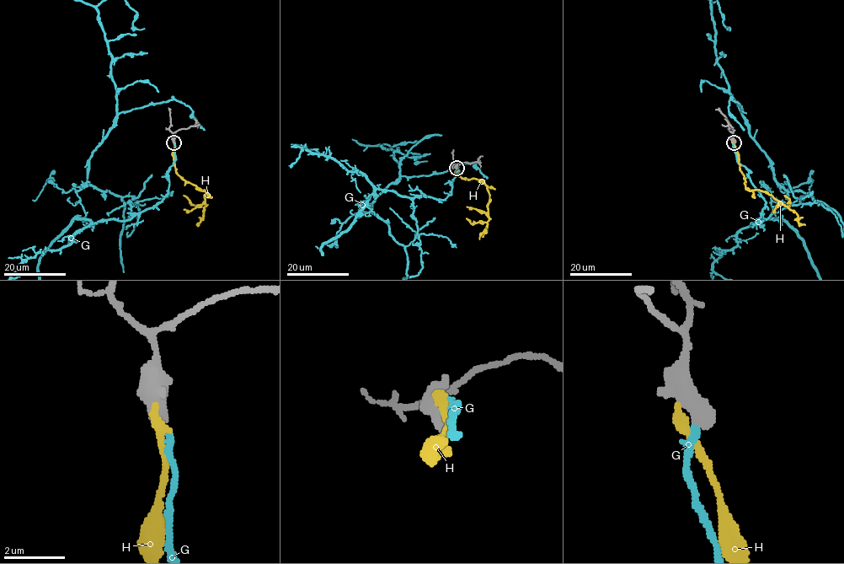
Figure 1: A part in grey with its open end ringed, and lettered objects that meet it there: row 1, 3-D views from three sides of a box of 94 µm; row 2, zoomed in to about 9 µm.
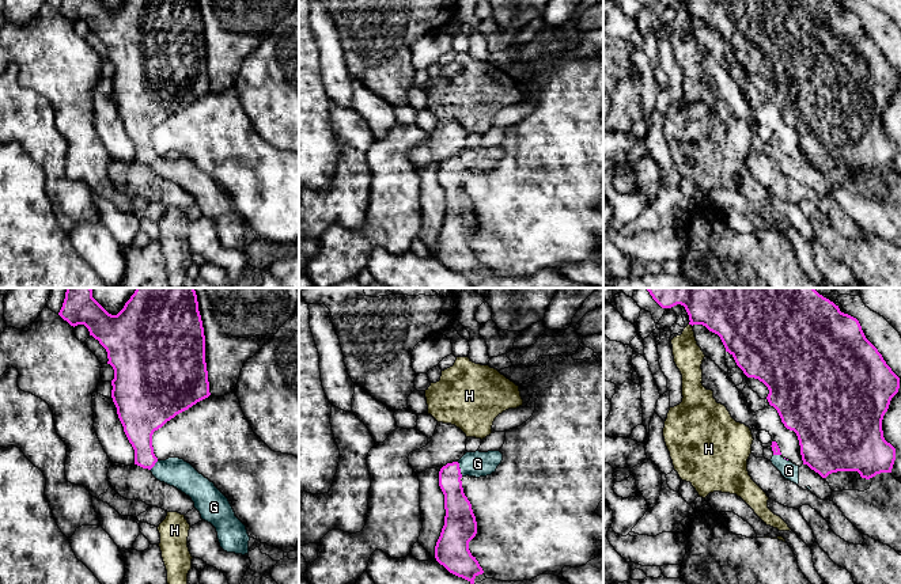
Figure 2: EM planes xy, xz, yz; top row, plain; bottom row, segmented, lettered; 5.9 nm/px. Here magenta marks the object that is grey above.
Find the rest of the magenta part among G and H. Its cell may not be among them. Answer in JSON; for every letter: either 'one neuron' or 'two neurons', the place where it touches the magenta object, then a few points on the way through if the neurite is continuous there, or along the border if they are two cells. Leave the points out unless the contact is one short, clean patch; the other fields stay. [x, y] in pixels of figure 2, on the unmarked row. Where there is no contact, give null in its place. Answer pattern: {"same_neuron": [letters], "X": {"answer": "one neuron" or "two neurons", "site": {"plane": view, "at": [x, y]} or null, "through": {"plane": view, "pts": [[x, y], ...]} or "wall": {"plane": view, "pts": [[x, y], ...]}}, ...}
{"same_neuron": ["G"], "G": {"answer": "one neuron", "site": {"plane": "xz", "at": [460, 165]}, "through": {"plane": "xz", "pts": [[458, 205], [454, 170], [460, 165], [477, 159]]}}, "H": {"answer": "two neurons", "site": {"plane": "yz", "at": [691, 19]}, "wall": {"plane": "yz", "pts": [[689, 19], [692, 21]]}}}

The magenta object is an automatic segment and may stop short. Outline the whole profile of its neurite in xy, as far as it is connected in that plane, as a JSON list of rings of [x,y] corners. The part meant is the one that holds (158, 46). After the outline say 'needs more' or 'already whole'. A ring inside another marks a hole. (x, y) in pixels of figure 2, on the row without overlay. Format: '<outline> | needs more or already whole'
[[[63,0],[58,11],[73,23],[84,20],[90,31],[106,45],[107,60],[114,65],[111,94],[135,145],[135,160],[148,164],[158,177],[189,191],[201,215],[216,224],[224,247],[249,250],[250,232],[246,221],[235,212],[228,194],[215,179],[183,155],[159,156],[154,149],[154,128],[211,91],[198,0],[125,0],[117,11],[109,10],[101,0]]] | needs more

